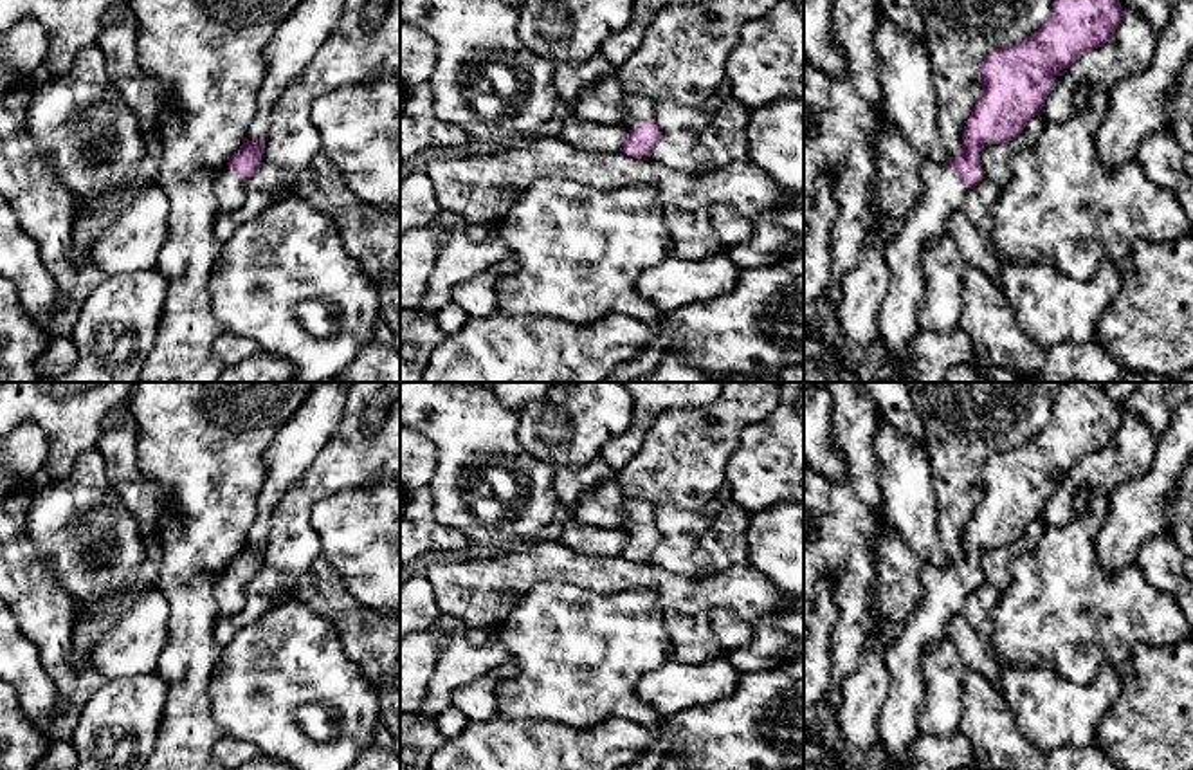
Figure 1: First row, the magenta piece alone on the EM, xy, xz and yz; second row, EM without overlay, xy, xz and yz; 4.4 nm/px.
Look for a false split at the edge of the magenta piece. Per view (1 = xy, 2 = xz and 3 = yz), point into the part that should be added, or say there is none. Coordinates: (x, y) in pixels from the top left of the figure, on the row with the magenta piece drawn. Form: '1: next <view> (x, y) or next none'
1: next xy (231, 190)
2: next xz (638, 110)
3: next yz (898, 318)

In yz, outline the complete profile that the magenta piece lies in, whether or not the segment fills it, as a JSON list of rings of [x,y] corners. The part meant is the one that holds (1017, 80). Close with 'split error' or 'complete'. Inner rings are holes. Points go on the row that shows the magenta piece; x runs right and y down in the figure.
[[[1054,0],[1047,22],[1034,34],[1015,45],[993,49],[984,58],[979,69],[982,92],[962,132],[962,155],[950,157],[944,164],[923,162],[919,177],[924,191],[885,247],[888,283],[878,310],[878,332],[885,348],[883,357],[896,359],[901,366],[899,377],[888,382],[914,382],[908,377],[908,344],[923,332],[919,326],[919,307],[926,289],[923,252],[944,234],[944,222],[961,209],[964,193],[984,179],[982,148],[1016,139],[1027,121],[1040,115],[1047,96],[1056,87],[1056,74],[1110,41],[1121,16],[1119,0]]]; split error

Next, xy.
[[[247,137],[227,166],[216,175],[218,213],[232,213],[245,200],[245,182],[258,170],[265,153],[265,141],[252,142]]]; split error

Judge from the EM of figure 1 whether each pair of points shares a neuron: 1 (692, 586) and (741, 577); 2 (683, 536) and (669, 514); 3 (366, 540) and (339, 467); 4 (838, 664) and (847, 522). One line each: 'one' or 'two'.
1: one
2: one
3: two
4: one

